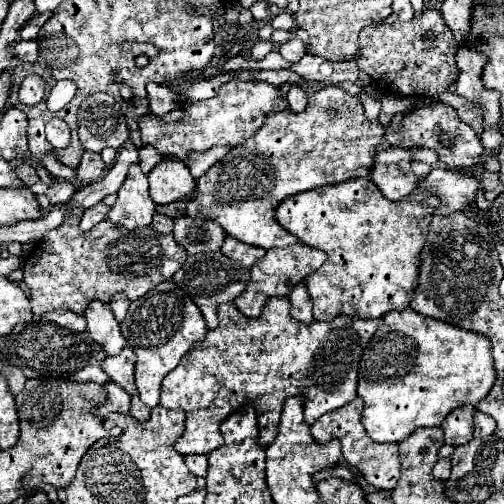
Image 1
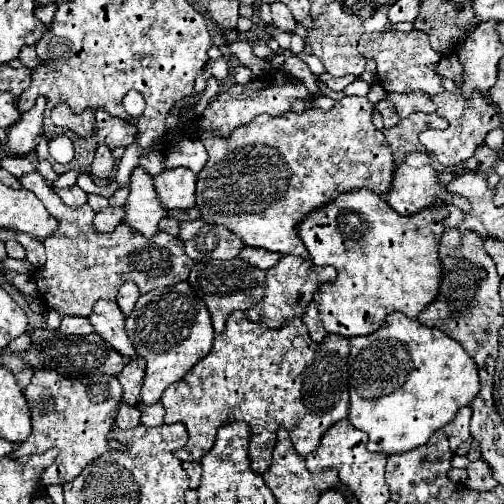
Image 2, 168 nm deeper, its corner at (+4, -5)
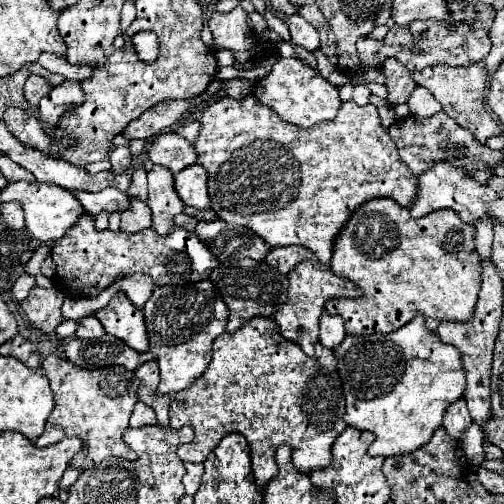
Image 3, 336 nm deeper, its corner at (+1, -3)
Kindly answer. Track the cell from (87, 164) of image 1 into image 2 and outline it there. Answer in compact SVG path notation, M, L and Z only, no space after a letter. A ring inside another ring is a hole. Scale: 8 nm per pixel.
M98 146L96 150L96 156L94 156L94 162L92 162L92 176L98 176L98 178L110 178L112 176L112 170L116 166L116 160L112 156L112 150L108 146Z

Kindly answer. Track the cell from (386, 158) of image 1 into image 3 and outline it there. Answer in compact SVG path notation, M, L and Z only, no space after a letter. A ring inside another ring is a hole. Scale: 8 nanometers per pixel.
M433 162L423 174L415 176L417 180L417 196L413 200L413 204L409 206L409 214L413 218L421 218L433 210L441 210L441 208L449 208L453 212L457 212L461 216L463 222L467 224L475 224L479 218L485 216L485 204L495 200L495 190L475 182L467 172L451 166L449 162Z

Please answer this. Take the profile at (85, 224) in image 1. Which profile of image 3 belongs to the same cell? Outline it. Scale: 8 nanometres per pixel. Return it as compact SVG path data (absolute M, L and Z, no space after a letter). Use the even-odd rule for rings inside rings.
M131 200L131 206L121 214L123 232L139 232L151 226L151 210L141 200Z

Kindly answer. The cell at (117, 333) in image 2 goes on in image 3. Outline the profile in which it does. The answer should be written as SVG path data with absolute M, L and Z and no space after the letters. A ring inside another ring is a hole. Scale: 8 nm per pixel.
M117 292L111 302L95 312L107 334L123 340L137 352L147 352L147 330L143 324L143 310L135 308L123 292Z

